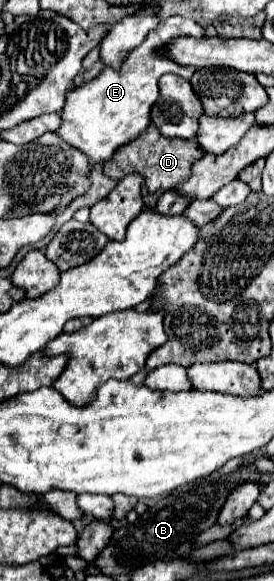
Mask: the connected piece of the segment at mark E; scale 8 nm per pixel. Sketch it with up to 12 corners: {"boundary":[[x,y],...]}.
{"boundary":[[170,16],[120,70],[68,92],[56,134],[92,164],[150,124],[164,48],[206,28]]}

